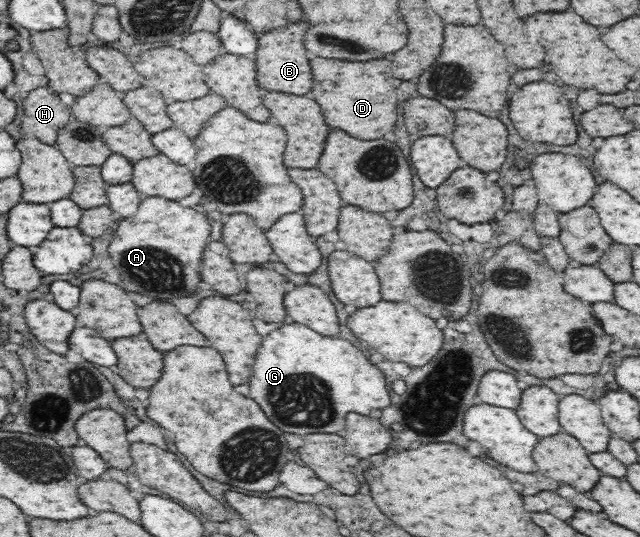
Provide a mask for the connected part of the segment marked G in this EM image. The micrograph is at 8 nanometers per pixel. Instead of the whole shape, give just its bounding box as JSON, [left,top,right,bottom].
[250,323,390,436]

